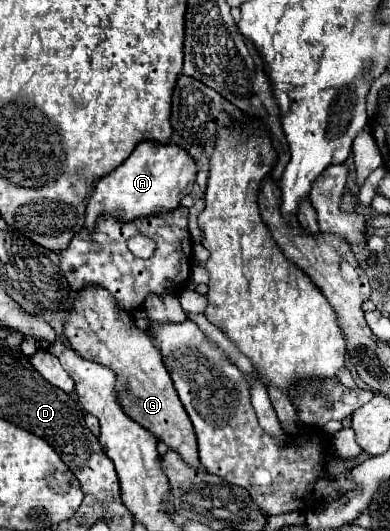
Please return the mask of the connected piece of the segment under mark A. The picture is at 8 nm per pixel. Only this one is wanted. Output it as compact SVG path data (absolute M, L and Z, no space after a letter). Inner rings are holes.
M142 141L118 169L98 181L86 207L84 229L92 231L96 227L96 219L104 215L112 215L118 221L128 223L132 219L168 213L180 205L194 181L196 165L182 147L172 143L160 145L154 141Z

